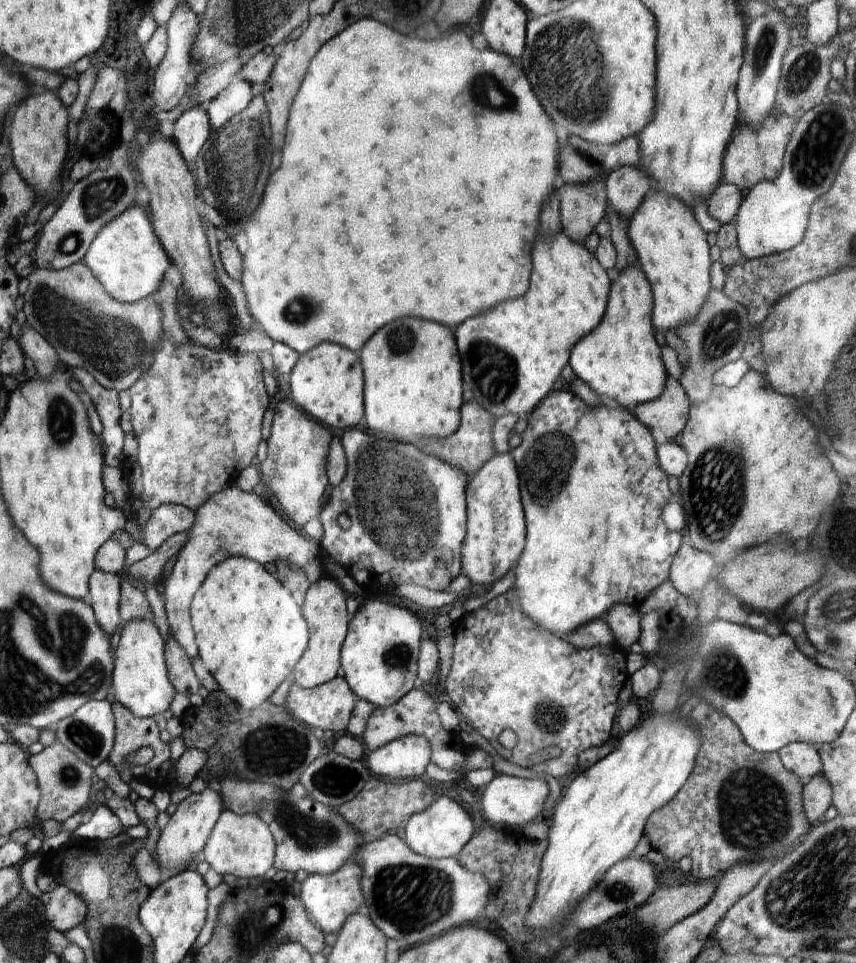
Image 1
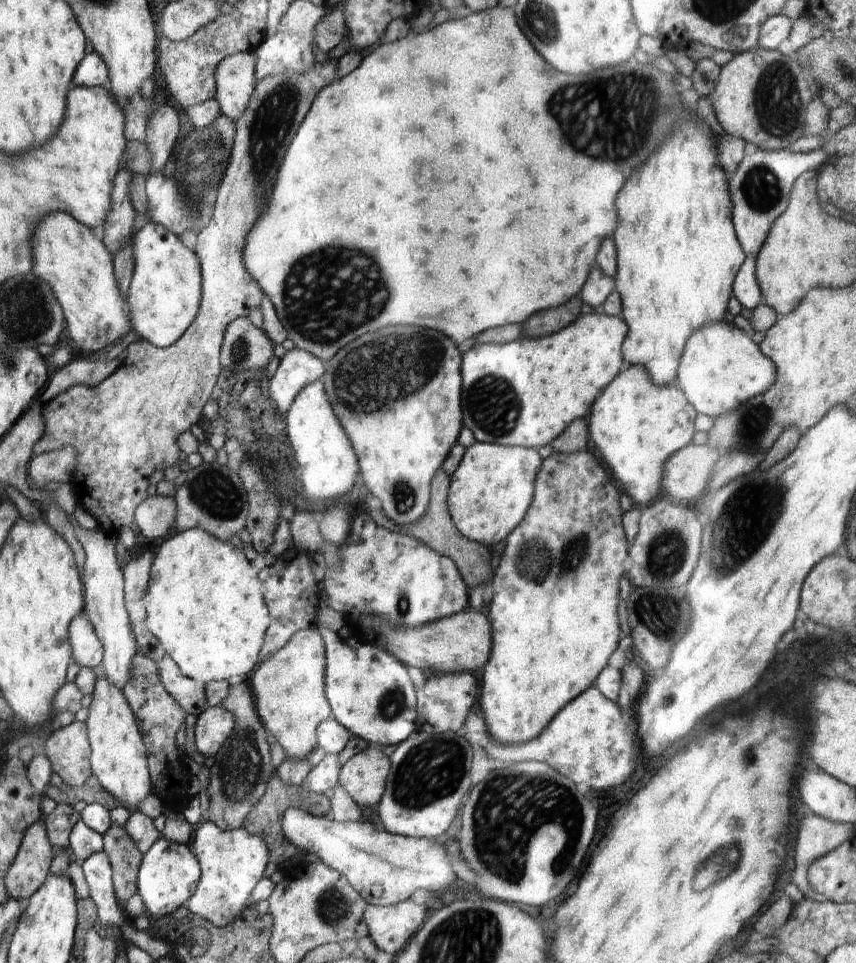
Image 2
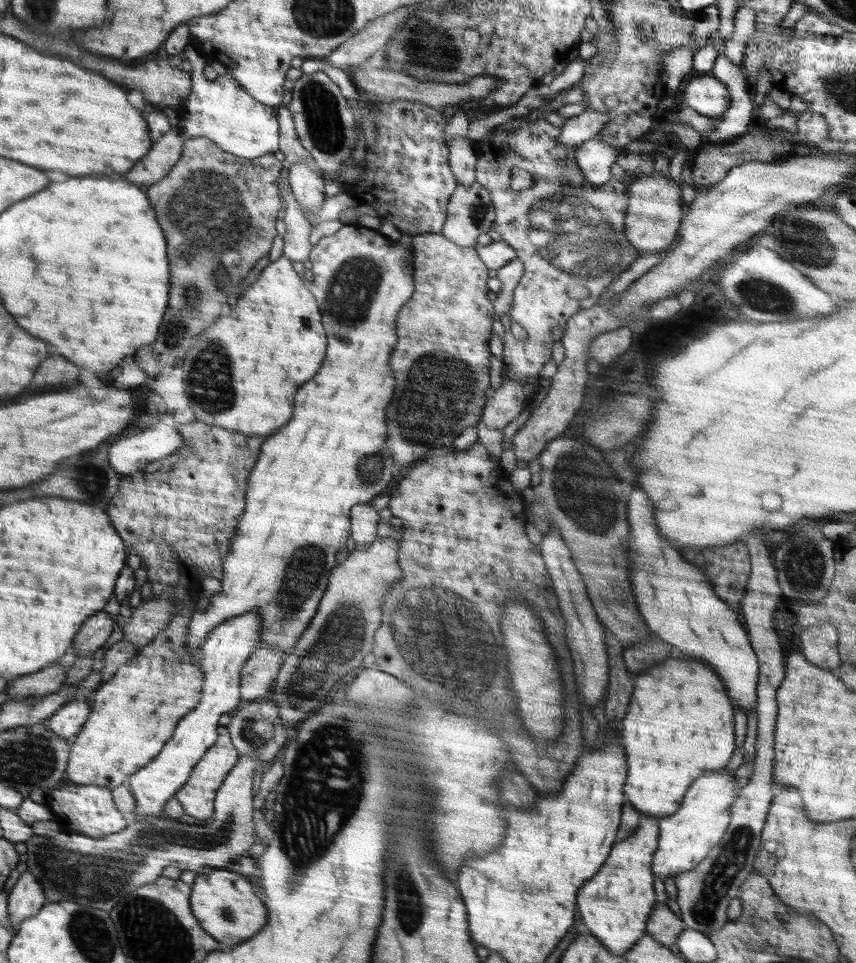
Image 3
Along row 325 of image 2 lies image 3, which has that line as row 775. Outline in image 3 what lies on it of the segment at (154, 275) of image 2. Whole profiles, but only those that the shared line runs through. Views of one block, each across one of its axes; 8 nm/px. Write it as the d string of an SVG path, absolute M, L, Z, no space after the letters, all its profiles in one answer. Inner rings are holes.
M246 612L224 620L208 634L203 645L198 649L199 666L202 670L202 695L198 705L186 713L178 722L174 736L166 742L166 746L153 758L152 762L145 764L140 771L130 775L127 785L132 789L134 798L133 820L146 820L148 816L161 815L164 804L175 798L176 792L188 782L194 766L200 758L217 741L218 726L222 714L235 712L242 701L240 696L240 671L250 657L250 654L260 646L260 614Z

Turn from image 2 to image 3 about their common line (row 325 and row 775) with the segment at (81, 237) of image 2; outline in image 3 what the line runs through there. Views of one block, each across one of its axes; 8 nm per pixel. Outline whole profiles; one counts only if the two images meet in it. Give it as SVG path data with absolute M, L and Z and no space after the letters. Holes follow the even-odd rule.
M178 606L168 626L162 632L158 632L152 642L142 647L135 658L118 667L116 673L91 695L92 712L82 725L80 732L70 740L65 773L73 785L96 785L112 790L120 784L127 783L130 775L152 762L162 750L166 740L172 737L178 720L198 705L202 695L202 675L204 674L199 666L199 652L188 655L188 648L186 648L188 645L186 633L188 633L188 623L193 611L182 610L182 606Z

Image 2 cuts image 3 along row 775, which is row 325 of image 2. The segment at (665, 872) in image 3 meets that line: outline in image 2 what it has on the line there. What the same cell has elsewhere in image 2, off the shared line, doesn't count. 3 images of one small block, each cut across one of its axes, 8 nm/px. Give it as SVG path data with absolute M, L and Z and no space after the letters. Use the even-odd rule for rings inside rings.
M720 320L710 326L702 326L690 336L684 356L679 362L676 384L697 414L718 418L718 414L730 412L740 404L764 394L774 382L776 366L762 354L762 350L751 339L751 334L733 323Z

